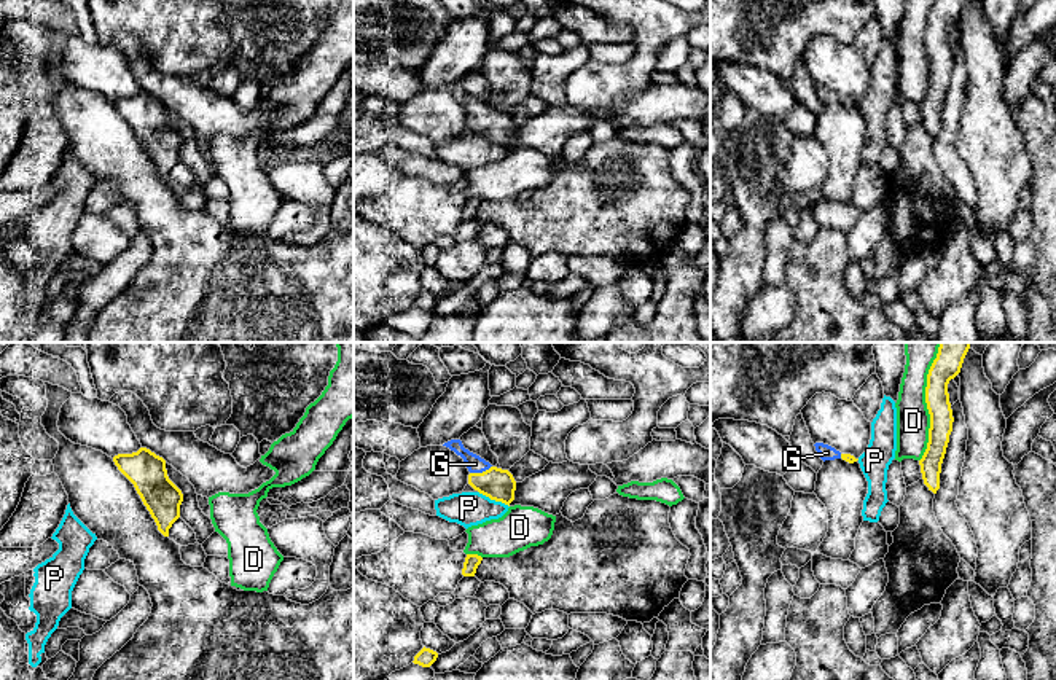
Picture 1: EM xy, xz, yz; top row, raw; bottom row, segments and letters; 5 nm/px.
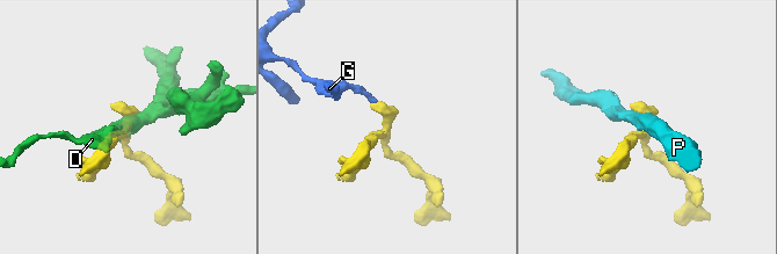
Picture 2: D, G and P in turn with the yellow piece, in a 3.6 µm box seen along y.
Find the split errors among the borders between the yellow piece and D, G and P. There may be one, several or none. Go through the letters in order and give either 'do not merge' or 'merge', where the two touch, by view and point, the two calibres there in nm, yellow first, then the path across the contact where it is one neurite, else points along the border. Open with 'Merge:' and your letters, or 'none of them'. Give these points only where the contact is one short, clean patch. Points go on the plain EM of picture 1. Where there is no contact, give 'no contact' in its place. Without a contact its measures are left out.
Merge: G
D: do not merge; contact yz (927, 51); calibres 130 and 180 nm
G: merge; contact xz (480, 117); calibres 160 and 90 nm; way xz (499, 128), (480, 117), (475, 107)
P: do not merge; contact xz (494, 142); calibres 160 and 180 nm; border xz (478, 134), (508, 150)

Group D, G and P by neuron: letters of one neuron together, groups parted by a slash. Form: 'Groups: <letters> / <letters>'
Groups: D / G / P

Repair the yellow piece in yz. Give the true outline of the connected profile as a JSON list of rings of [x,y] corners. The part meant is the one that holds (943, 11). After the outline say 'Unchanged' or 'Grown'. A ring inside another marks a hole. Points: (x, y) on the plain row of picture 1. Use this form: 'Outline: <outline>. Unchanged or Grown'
Outline: [[[937,0],[927,18],[925,46],[930,57],[929,86],[919,104],[924,127],[937,137],[941,107],[952,75],[952,53],[948,27],[962,11],[965,0]]]. Unchanged

